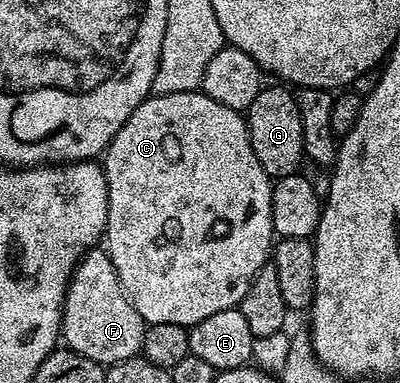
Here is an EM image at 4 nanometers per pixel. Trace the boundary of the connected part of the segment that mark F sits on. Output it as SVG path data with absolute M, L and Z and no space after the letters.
M96 246L86 252L79 259L79 265L67 283L67 297L63 303L62 343L72 352L110 366L140 355L143 335L147 330L148 325L129 302L106 251Z

